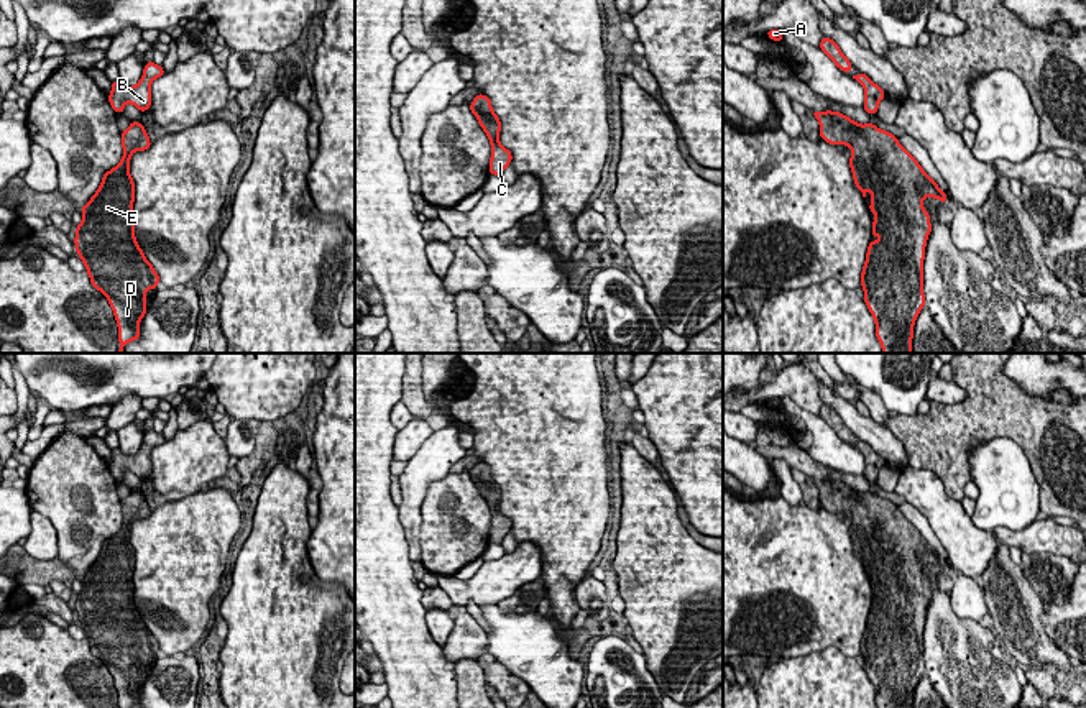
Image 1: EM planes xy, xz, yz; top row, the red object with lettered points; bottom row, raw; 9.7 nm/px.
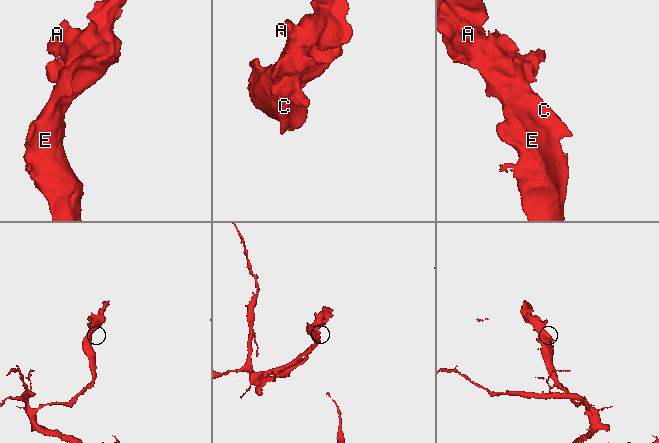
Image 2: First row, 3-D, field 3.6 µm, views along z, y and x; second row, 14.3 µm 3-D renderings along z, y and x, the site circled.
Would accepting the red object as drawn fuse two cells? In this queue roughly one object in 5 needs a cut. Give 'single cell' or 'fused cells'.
single cell

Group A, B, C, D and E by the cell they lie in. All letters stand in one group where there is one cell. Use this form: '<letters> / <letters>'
A B C D E

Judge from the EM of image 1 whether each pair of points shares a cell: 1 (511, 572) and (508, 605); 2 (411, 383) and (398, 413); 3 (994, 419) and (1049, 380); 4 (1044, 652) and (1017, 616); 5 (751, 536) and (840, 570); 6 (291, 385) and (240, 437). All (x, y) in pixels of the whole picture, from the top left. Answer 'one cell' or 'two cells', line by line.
1: two cells
2: two cells
3: two cells
4: one cell
5: one cell
6: two cells

